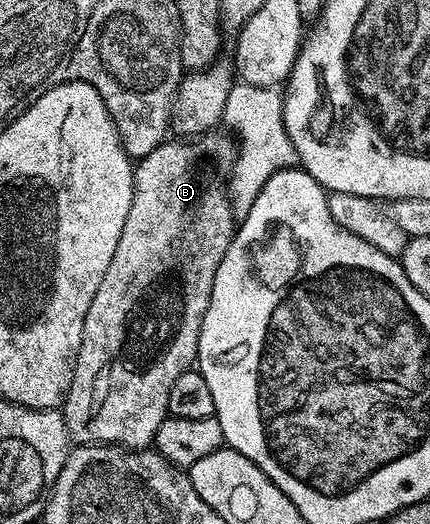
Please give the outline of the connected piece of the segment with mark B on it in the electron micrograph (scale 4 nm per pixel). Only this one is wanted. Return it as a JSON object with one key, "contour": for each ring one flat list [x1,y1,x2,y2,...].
{"contour":[[211,131,208,133,200,133,191,136,189,139,167,139,162,142,160,147,156,147,156,151,152,151,148,155,137,158,134,167,134,190,132,191,132,207,128,207,128,219,124,219,124,231,120,231,120,243,116,243,116,252,112,255,112,263,108,263,108,271,104,274,104,279,100,282,100,287,96,291,95,297,92,299,92,307,88,307,88,315,84,319,84,339,80,343,80,355,76,359,76,367,72,375,72,387,68,391,66,401,60,410,64,423,66,424,66,432,71,442,78,445,100,445,103,443,117,443,119,446,125,447,131,451,135,449,148,449,153,446,154,436,160,427,160,423,168,416,166,408,168,407,168,394,172,391,172,383,176,383,176,379,180,379,182,373,187,373,198,359,198,340,200,339,200,331,202,330,202,320,204,319,204,311,208,311,210,306,210,296,212,295,212,283,216,279,216,267,220,267,220,259,224,259,224,255,228,251,228,247,234,238,234,230,236,228,236,218,234,208,230,205,230,195,228,192,228,178,234,170,234,161,238,157,238,146,235,138,229,132]]}

